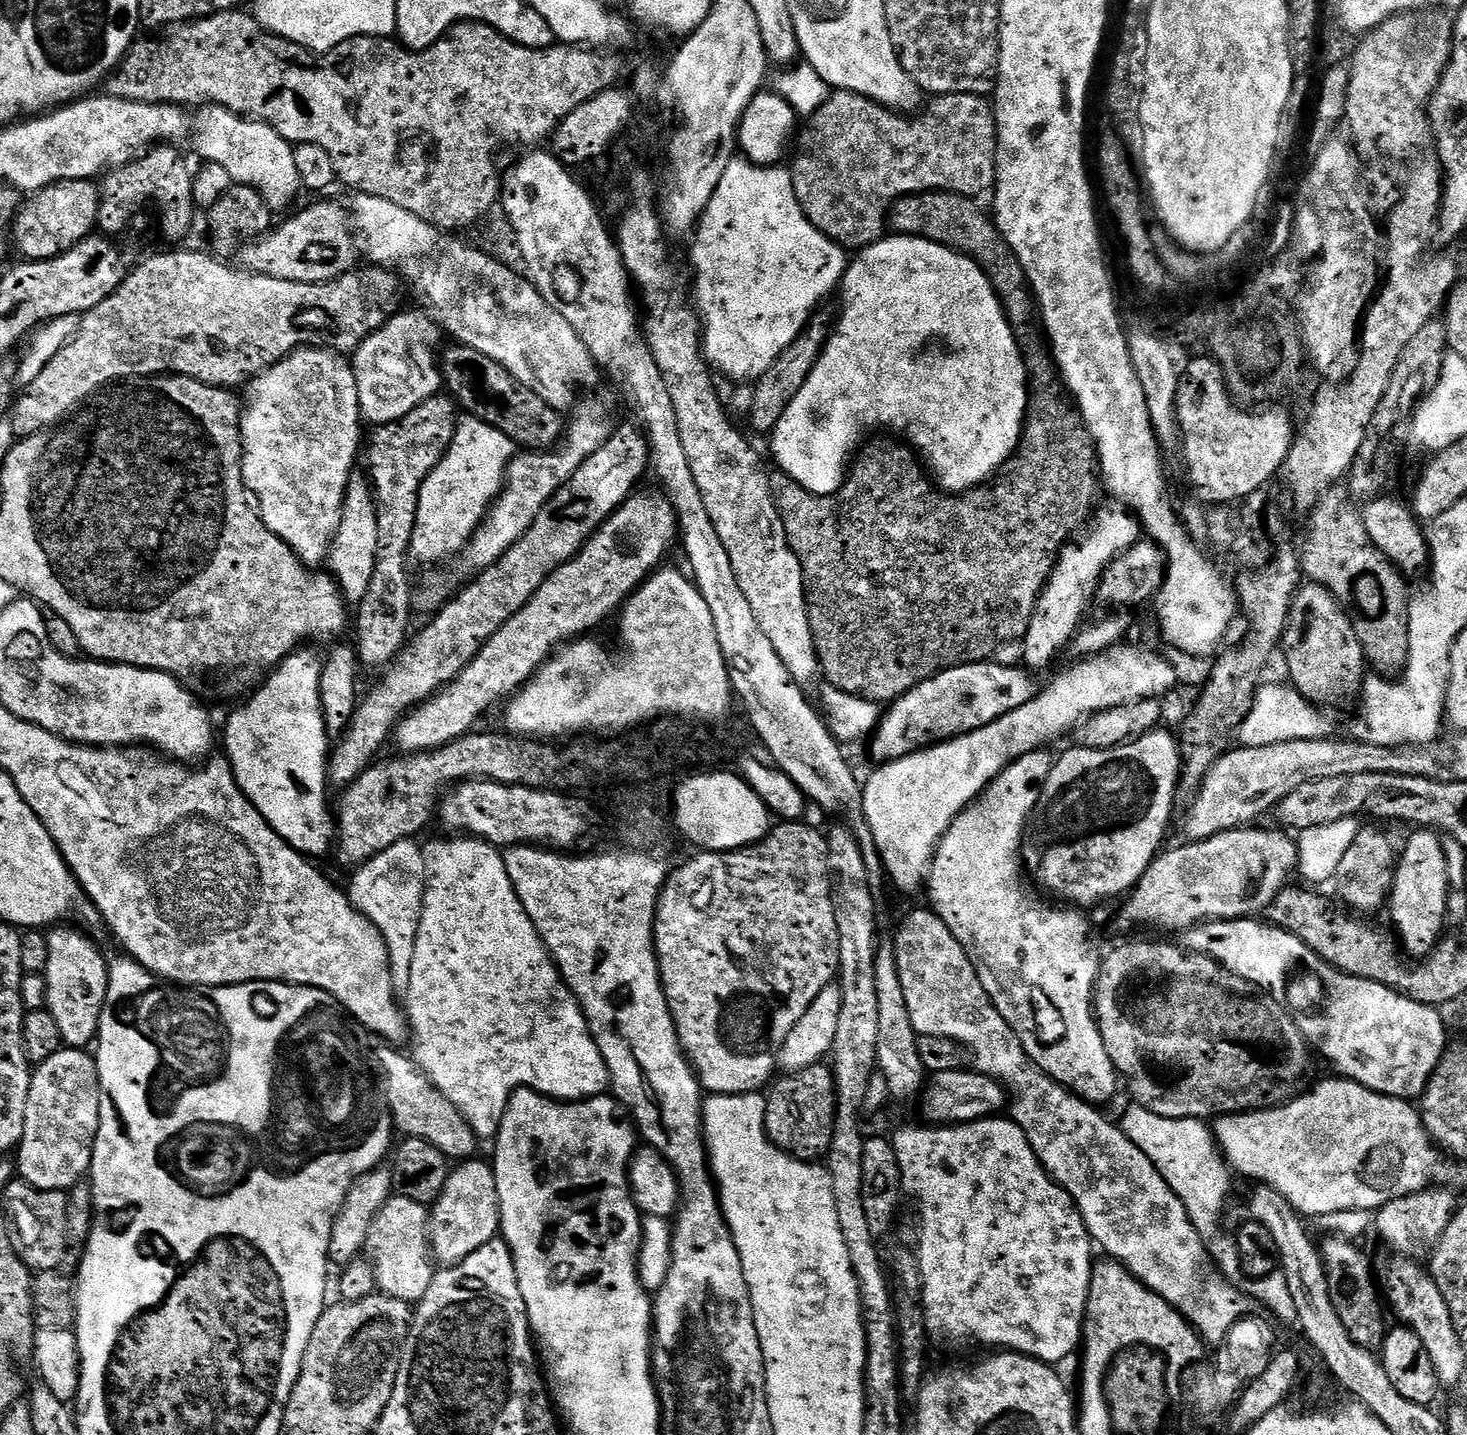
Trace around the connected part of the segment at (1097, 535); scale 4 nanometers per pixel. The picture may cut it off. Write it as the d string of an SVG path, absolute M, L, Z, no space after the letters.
M1125 507L1108 508L1098 519L1075 533L1072 542L1064 545L1053 569L1052 576L1044 585L1042 594L1031 616L1027 634L1023 637L1023 663L1032 670L1044 668L1060 651L1069 647L1069 641L1081 627L1080 618L1088 606L1088 595L1093 595L1094 585L1104 575L1105 568L1119 554L1127 552L1142 536L1138 518Z

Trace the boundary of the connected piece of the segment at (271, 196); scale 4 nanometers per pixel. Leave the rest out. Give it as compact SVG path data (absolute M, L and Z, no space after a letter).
M205 103L197 109L194 148L207 163L216 163L228 172L235 185L256 189L260 196L268 196L264 203L269 211L279 214L303 189L298 174L295 147L263 120L231 111L221 104Z

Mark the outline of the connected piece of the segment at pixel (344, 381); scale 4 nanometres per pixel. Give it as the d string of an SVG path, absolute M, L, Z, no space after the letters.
M309 346L290 353L284 360L279 360L274 366L253 376L247 381L248 409L245 407L240 421L240 439L244 442L244 485L249 493L260 503L262 524L282 539L296 551L300 560L309 566L320 566L328 556L328 551L334 548L334 537L343 521L346 511L344 499L348 496L348 483L352 480L352 471L356 468L356 455L360 452L360 424L362 417L359 402L358 382L353 368L353 361L345 353L327 346Z

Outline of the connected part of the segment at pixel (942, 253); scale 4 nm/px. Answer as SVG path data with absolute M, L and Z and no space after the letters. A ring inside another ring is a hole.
M888 234L877 244L859 249L855 256L849 263L842 281L842 292L844 288L844 296L848 299L844 304L844 313L841 314L837 324L835 321L828 337L828 343L825 344L814 370L806 378L802 390L798 390L794 402L790 402L790 406L786 406L775 432L771 433L772 452L776 455L775 467L794 482L801 484L807 492L828 496L831 492L838 491L844 484L846 469L849 467L854 453L861 447L862 441L865 439L863 436L867 432L872 432L875 428L885 428L889 432L888 434L895 434L898 428L910 428L914 438L918 436L918 440L924 442L924 446L930 444L926 440L938 440L940 436L944 438L942 440L942 460L931 460L927 467L936 472L941 486L946 490L967 492L969 489L979 489L981 486L987 485L993 479L997 465L1007 457L1017 455L1019 448L1016 447L1021 447L1028 415L1028 371L1024 365L1024 355L1020 353L1016 333L1012 331L1010 322L1000 305L1000 300L992 288L992 283L988 281L987 273L971 256L965 256L963 252L953 252L946 245L935 244L934 241L921 236ZM972 390L974 390L974 400L968 400L970 406L966 408L966 392L970 392L968 396L972 398ZM952 402L956 402L956 410L960 410L962 414L966 414L966 410L968 410L970 414L976 412L976 414L988 416L984 420L980 418L978 426L976 426L976 422L974 424L970 422L970 434L974 434L974 440L978 440L978 442L984 440L988 444L984 444L984 446L958 446L958 444L954 444L952 446ZM972 402L974 402L976 410L972 410ZM964 448L984 448L984 450L962 452Z

